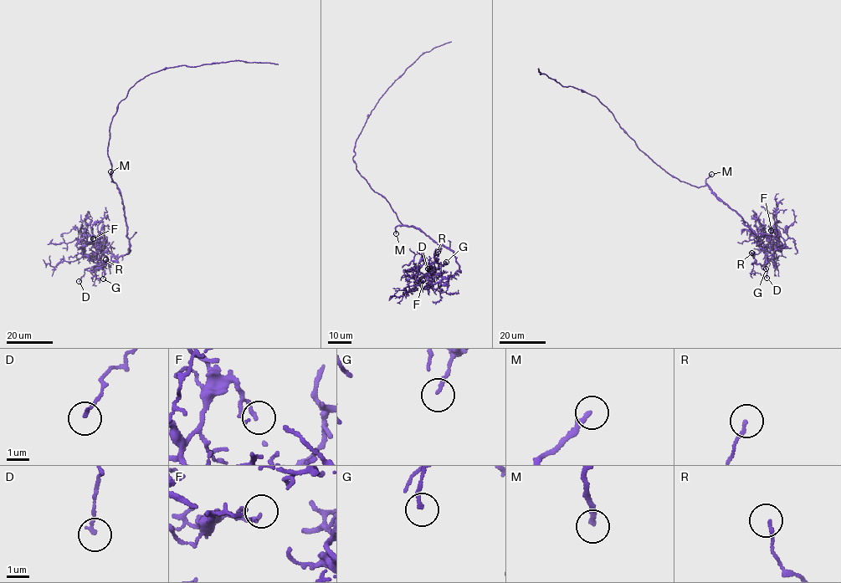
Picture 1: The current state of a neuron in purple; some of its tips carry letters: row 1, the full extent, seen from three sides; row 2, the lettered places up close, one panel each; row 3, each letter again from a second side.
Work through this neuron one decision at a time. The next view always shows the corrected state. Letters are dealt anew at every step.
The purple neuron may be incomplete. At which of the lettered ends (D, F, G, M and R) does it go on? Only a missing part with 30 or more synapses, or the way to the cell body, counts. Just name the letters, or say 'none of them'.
M

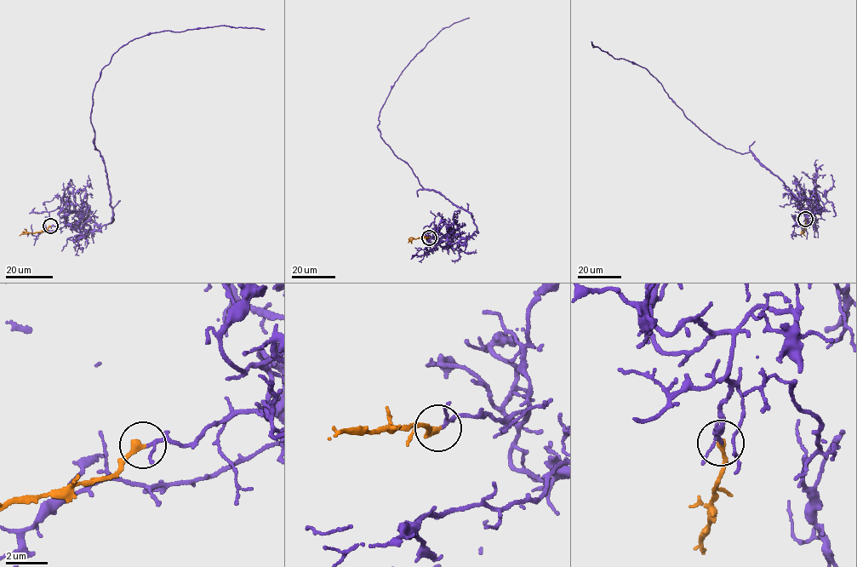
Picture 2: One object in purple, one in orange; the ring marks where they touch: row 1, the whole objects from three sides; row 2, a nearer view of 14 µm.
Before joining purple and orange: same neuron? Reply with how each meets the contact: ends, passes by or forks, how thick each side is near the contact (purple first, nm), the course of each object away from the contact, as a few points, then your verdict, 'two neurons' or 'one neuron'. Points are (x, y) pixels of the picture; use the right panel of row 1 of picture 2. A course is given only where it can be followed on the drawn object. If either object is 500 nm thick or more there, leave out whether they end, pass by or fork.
purple forks there; orange ends there; 100 nm thick on the purple side, 320 nm on the other; purple runs (805, 219), (809, 205), (820, 213), (814, 195), (797, 197), (752, 152), (710, 137), (646, 68), (591, 42); orange runs (805, 220), (802, 231), (805, 236); one neuron

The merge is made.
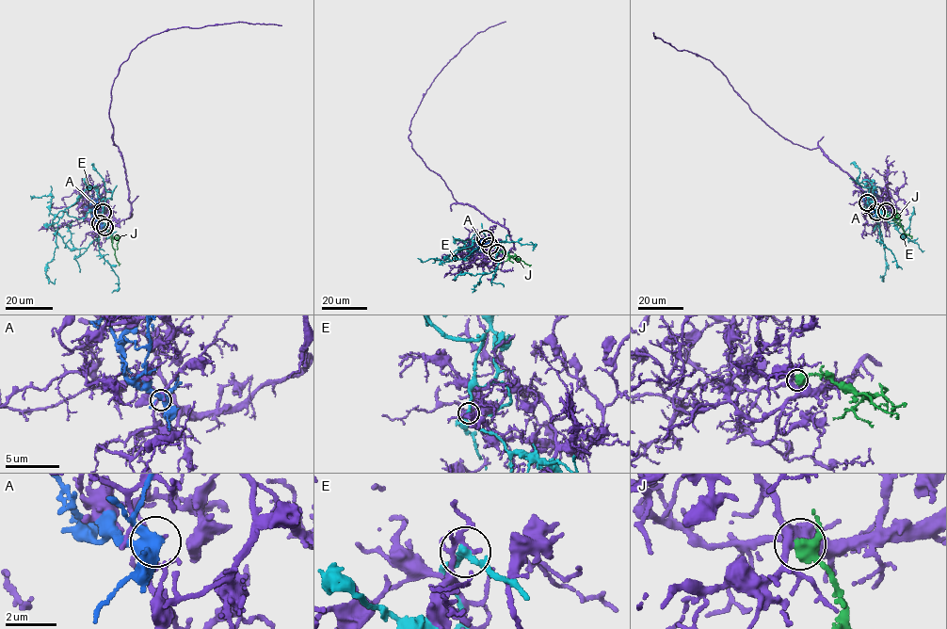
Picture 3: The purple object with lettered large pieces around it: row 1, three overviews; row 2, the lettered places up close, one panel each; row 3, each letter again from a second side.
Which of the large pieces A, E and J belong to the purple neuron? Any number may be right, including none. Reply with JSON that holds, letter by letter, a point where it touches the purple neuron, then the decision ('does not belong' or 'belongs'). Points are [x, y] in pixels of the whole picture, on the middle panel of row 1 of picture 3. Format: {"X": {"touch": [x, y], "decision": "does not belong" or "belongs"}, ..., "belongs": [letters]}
{"A": {"touch": [489, 246], "decision": "does not belong"}, "E": {"touch": [485, 238], "decision": "does not belong"}, "J": {"touch": [497, 252], "decision": "belongs"}, "belongs": ["J"]}

